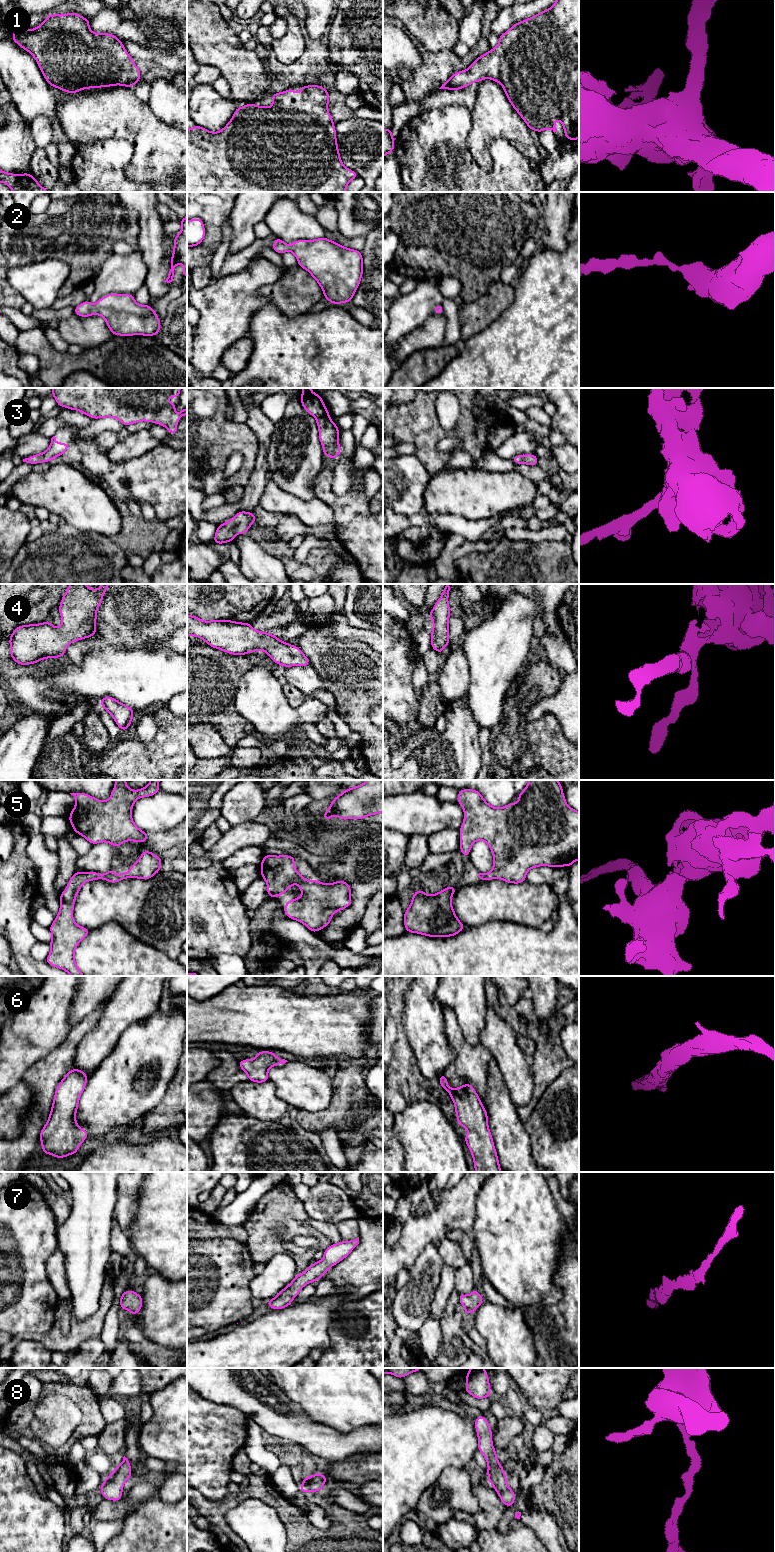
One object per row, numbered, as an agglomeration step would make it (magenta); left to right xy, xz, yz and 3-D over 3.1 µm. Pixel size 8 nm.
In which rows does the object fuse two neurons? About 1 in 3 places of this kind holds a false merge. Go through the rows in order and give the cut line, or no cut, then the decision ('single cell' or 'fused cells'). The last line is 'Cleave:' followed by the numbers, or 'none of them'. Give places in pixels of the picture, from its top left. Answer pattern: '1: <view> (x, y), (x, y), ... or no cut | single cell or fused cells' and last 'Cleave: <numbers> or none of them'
1: no cut | single cell
2: no cut | single cell
3: no cut | single cell
4: no cut | single cell
5: no cut | single cell
6: no cut | single cell
7: no cut | single cell
8: no cut | single cell
Cleave: none of them

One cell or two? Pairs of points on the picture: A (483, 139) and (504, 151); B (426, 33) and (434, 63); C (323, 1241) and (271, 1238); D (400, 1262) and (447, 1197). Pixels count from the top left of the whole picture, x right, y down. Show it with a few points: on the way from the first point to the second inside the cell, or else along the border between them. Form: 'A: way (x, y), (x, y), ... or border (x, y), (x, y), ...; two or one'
A: border (507, 139), (494, 138), (490, 142), (491, 166); two
B: border (452, 49), (443, 49), (432, 53); two
C: way (310, 1231), (284, 1230); one
D: way (410, 1246), (443, 1213); one

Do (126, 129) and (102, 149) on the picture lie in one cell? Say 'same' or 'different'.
different

